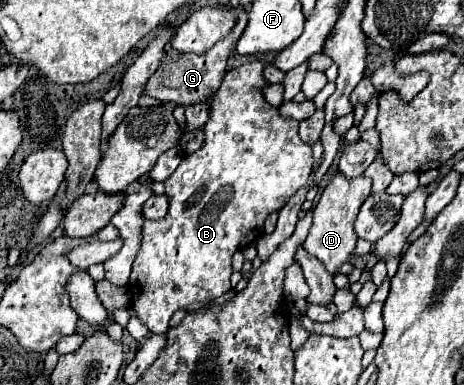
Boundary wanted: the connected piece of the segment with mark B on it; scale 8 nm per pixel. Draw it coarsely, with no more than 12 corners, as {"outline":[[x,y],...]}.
{"outline":[[223,78],[203,146],[145,220],[131,310],[151,334],[225,294],[231,256],[313,168],[265,100]]}

